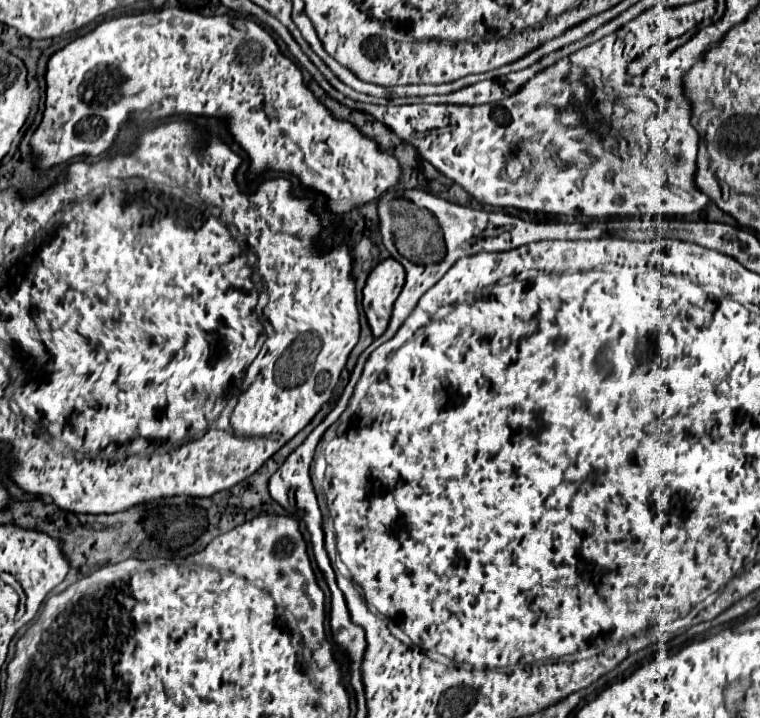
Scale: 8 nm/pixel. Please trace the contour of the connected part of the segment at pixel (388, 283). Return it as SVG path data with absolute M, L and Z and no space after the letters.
M388 258L380 262L366 280L362 308L374 338L378 338L388 326L392 304L404 286L404 276L404 266L400 266L394 258Z

